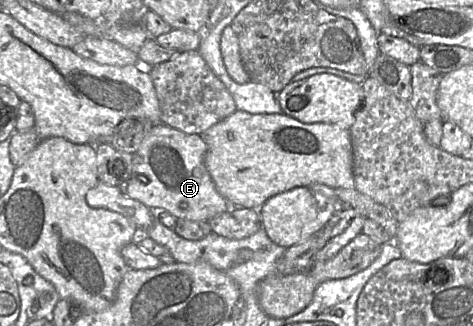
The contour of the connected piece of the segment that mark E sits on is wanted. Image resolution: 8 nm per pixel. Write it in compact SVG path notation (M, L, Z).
M158 123L151 127L151 129L147 132L147 134L144 136L138 150L135 153L125 153L125 152L119 152L115 150L117 153L120 154L120 160L121 162L118 162L119 165L123 162L123 171L121 171L121 177L120 177L120 184L119 189L121 192L128 196L131 199L137 200L150 209L164 209L173 216L175 216L177 219L188 219L192 221L206 221L208 222L216 215L226 212L233 208L233 206L224 198L222 197L218 191L216 190L215 184L209 174L209 172L206 169L205 166L205 156L207 152L207 145L202 139L202 137L198 134L187 134L185 132L182 132L180 130L177 130L173 127L170 127L168 125Z

